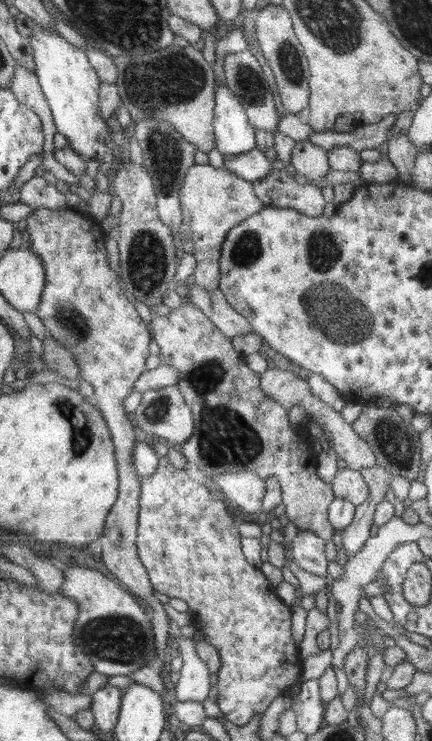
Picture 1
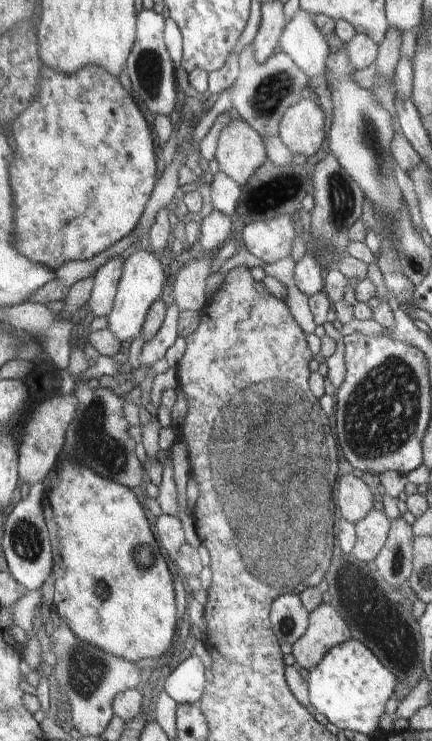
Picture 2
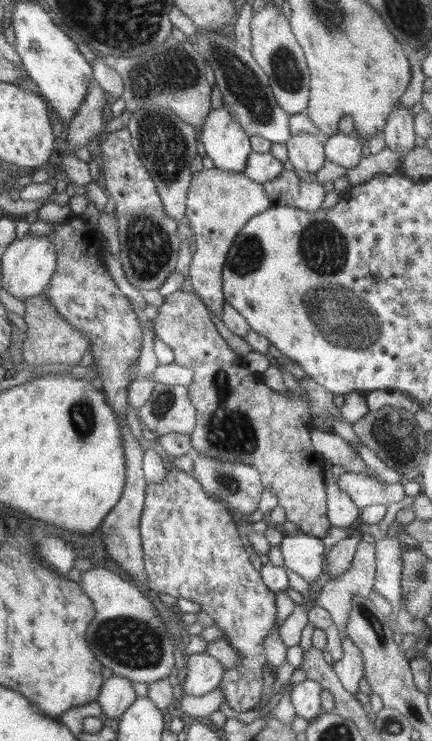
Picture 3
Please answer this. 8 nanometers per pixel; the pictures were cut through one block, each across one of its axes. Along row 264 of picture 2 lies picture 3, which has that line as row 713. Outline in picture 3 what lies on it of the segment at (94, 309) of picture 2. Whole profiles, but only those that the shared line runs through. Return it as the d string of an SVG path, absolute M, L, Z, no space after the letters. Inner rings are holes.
M112 675L101 686L97 701L107 718L118 718L137 697L132 681L123 676Z

